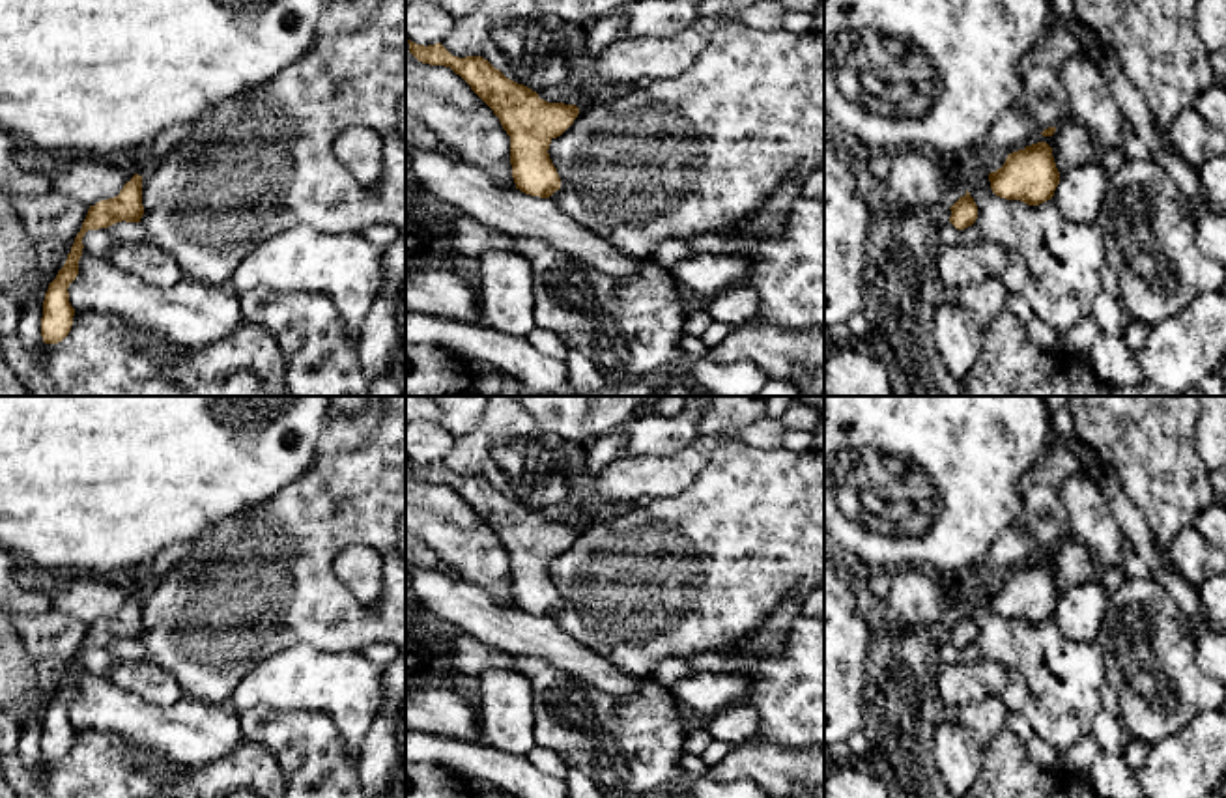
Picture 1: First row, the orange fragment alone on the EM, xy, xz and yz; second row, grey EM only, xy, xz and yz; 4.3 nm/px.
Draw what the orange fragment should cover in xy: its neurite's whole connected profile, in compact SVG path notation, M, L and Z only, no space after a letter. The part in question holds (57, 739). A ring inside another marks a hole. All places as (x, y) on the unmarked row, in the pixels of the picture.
M135 592L118 615L90 624L80 650L75 656L71 671L56 697L49 703L43 720L41 755L45 762L62 761L73 744L75 727L69 721L69 703L78 693L78 678L82 675L82 656L88 648L108 647L116 641L140 641L142 624L142 594Z

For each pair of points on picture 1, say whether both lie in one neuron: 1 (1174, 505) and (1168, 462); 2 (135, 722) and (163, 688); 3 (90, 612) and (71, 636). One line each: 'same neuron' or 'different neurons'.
1: same neuron
2: different neurons
3: different neurons

